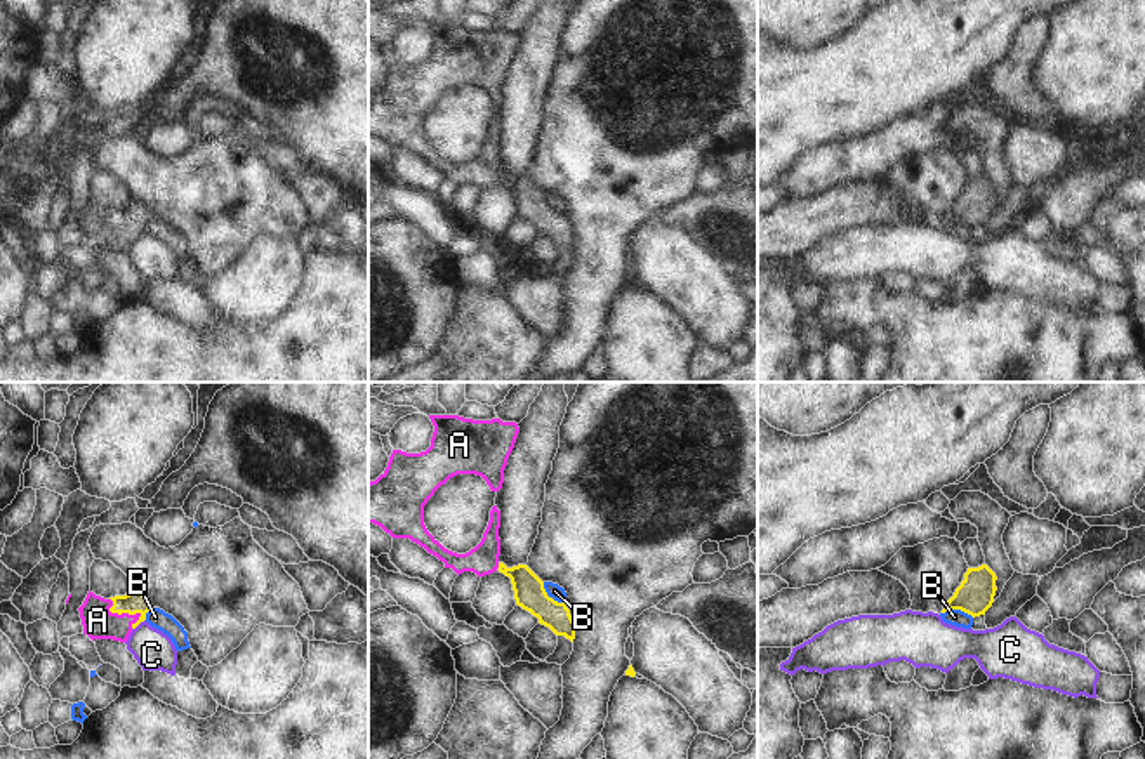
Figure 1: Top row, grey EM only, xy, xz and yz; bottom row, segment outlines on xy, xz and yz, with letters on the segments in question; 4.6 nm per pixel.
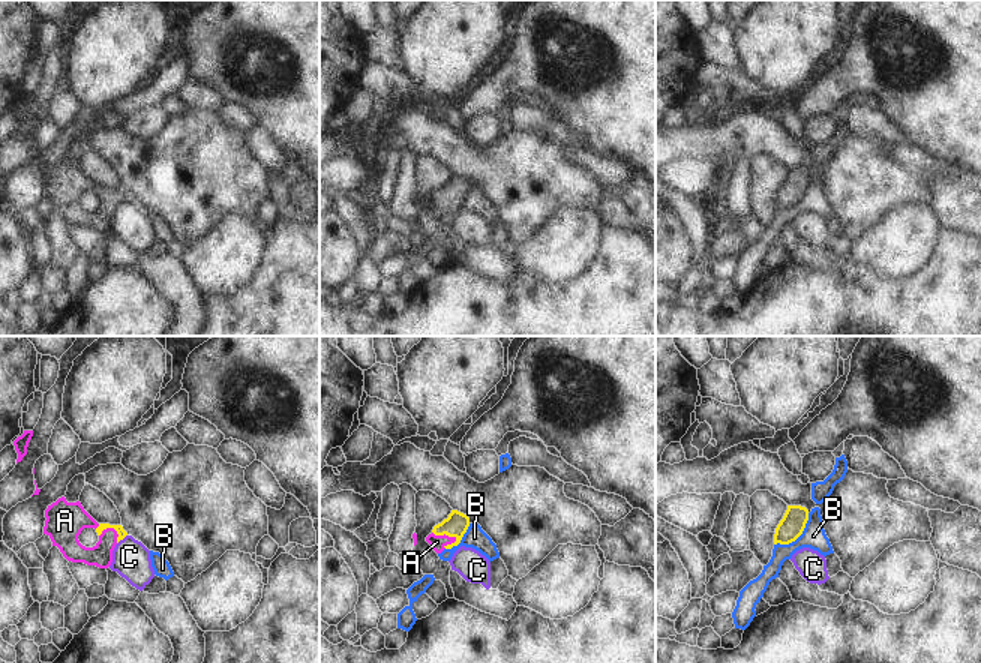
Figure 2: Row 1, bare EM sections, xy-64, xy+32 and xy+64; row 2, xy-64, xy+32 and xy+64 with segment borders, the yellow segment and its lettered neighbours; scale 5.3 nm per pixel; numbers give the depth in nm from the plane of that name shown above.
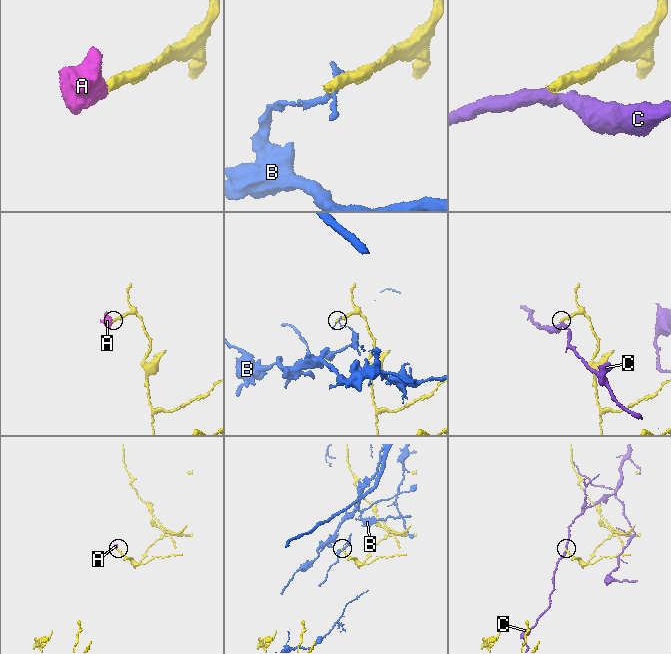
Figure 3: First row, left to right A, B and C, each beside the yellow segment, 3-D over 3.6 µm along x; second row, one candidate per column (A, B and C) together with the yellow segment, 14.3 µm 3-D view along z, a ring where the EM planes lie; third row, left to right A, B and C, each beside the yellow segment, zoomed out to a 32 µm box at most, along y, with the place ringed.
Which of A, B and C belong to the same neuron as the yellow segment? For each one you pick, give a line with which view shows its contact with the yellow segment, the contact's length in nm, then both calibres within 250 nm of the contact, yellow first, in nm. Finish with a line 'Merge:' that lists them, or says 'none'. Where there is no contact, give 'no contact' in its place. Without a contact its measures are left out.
A: contact in xy; length 180 nm; calibres 100 and 150 nm
Merge: A

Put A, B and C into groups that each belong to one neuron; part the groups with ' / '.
A / B / C

